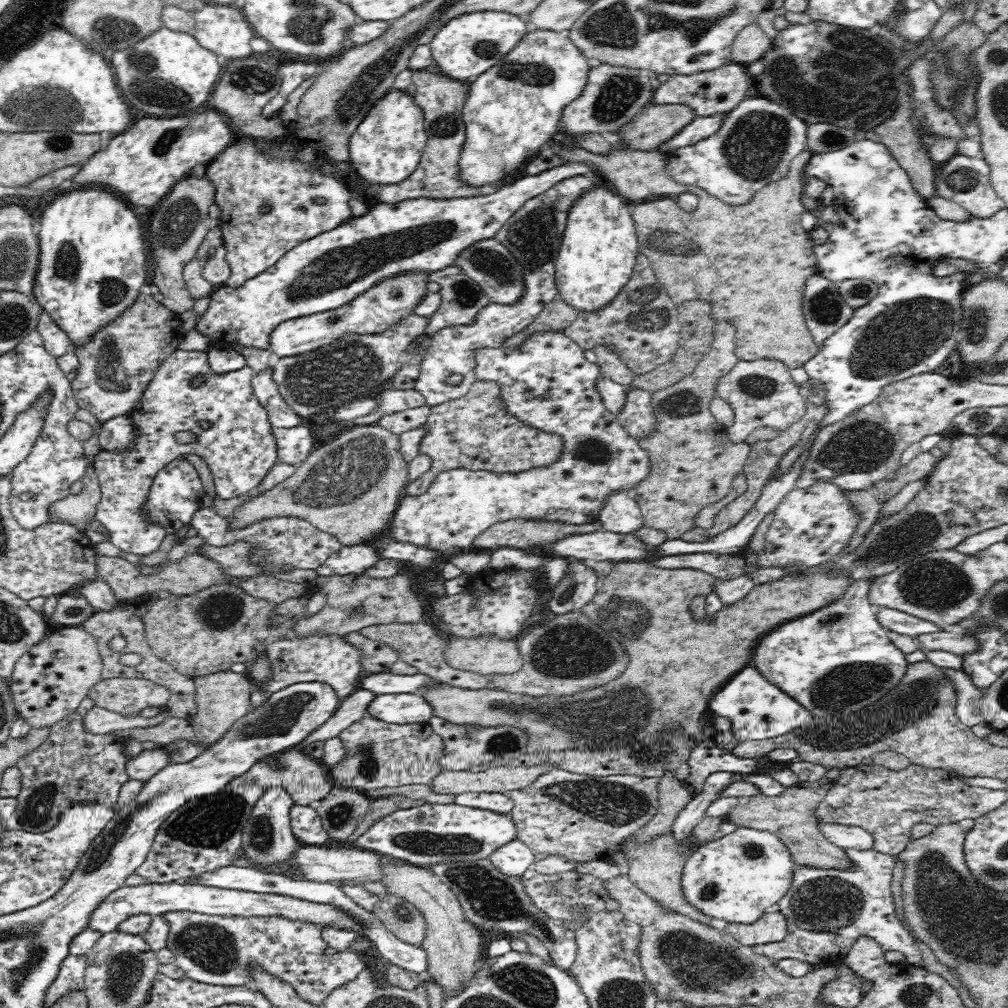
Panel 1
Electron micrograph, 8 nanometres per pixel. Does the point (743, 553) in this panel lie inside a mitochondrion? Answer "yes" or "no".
no

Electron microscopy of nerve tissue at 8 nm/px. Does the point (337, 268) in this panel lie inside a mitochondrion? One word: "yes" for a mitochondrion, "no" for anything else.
yes

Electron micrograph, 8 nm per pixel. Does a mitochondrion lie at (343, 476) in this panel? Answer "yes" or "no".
yes

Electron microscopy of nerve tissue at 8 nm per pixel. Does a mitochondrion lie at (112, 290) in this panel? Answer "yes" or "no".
yes

